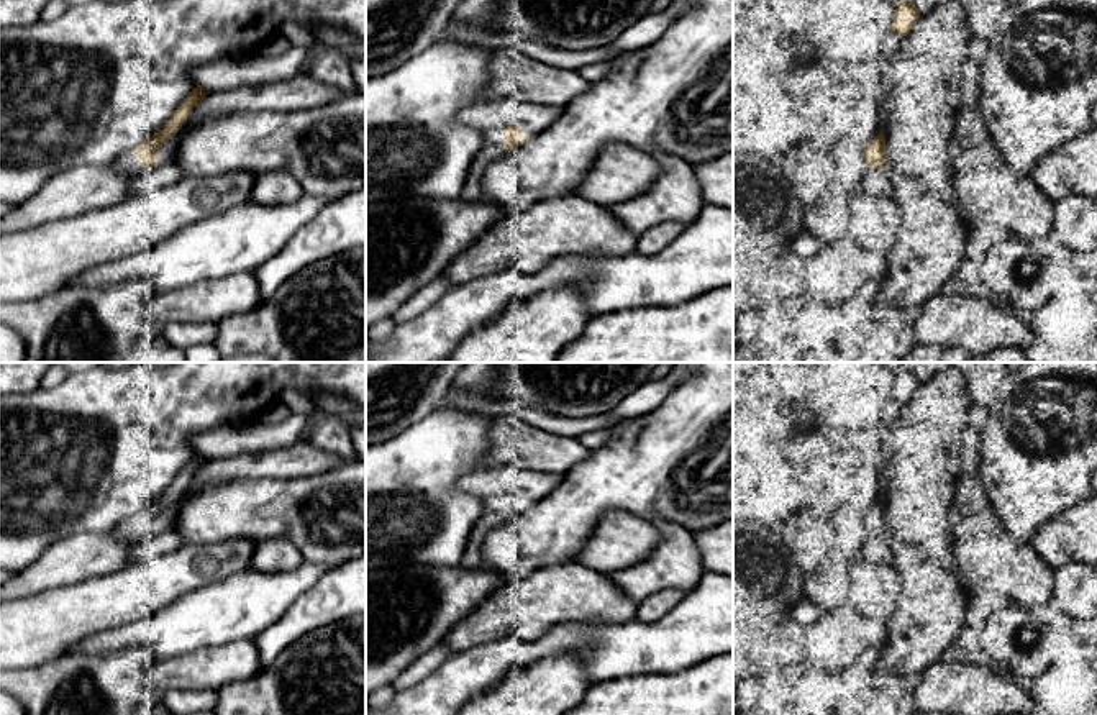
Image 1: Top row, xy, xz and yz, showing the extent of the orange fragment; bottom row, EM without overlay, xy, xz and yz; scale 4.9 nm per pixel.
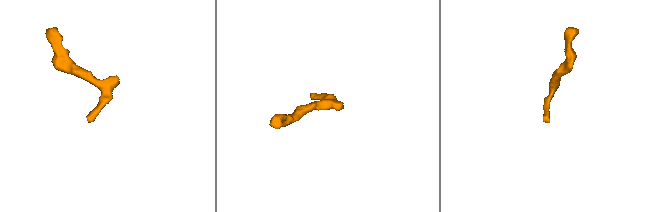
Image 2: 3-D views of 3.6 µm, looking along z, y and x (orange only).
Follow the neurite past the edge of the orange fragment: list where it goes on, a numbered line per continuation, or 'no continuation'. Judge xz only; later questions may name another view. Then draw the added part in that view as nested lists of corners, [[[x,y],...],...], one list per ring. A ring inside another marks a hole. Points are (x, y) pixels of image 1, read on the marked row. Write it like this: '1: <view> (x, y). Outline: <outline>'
1: xz (494, 136). Outline: [[[503,128],[484,131],[484,136],[485,136],[487,144],[503,146],[503,143],[505,143],[505,130]]]

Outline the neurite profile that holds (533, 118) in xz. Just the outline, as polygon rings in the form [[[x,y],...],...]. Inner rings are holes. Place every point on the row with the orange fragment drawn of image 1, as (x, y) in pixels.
[[[520,97],[477,102],[464,108],[456,120],[480,131],[518,126],[528,136],[538,134],[559,120],[564,107],[533,103]]]

